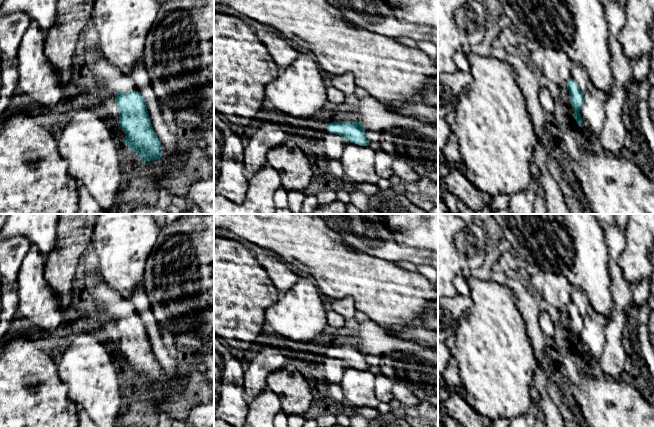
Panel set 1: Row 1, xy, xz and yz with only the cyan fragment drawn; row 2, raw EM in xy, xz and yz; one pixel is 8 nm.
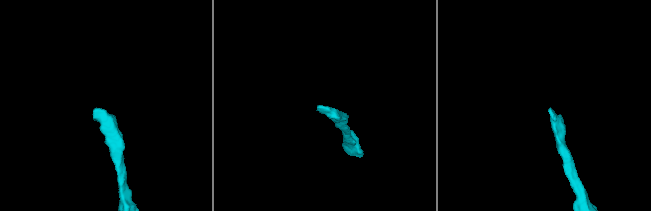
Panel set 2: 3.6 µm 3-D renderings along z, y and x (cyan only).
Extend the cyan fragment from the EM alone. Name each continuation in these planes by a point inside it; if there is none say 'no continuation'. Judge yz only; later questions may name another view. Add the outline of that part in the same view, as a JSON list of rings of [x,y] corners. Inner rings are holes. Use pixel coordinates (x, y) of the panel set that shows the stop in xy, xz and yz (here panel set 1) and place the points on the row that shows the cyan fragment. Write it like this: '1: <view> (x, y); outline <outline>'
1: yz (579, 75); outline [[[573,64],[571,69],[572,79],[577,83],[581,91],[588,89],[590,84],[589,75],[585,68],[579,64]]]

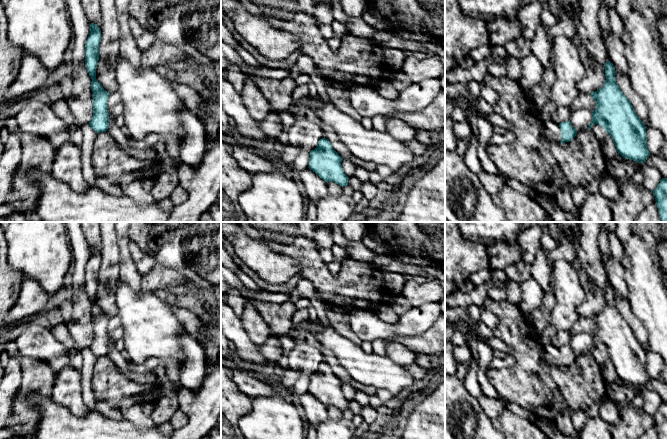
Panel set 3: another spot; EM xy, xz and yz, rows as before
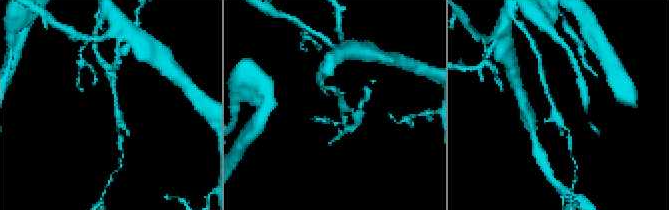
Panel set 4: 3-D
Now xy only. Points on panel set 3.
no continuation

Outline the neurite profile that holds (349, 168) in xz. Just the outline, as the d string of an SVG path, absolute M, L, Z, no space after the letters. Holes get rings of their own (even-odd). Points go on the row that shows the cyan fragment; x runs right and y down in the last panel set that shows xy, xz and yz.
M343 159L341 165L343 167L344 173L348 177L354 176L357 167L351 162L350 159Z

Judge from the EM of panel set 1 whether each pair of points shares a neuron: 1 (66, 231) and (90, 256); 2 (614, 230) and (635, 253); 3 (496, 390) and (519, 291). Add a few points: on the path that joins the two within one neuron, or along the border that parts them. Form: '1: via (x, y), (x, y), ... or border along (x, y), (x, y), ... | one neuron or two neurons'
1: border along (92, 238), (78, 263), (76, 273) | two neurons
2: border along (625, 232), (625, 248), (620, 255), (619, 265) | two neurons
3: border along (503, 285), (511, 290), (525, 327) | two neurons

